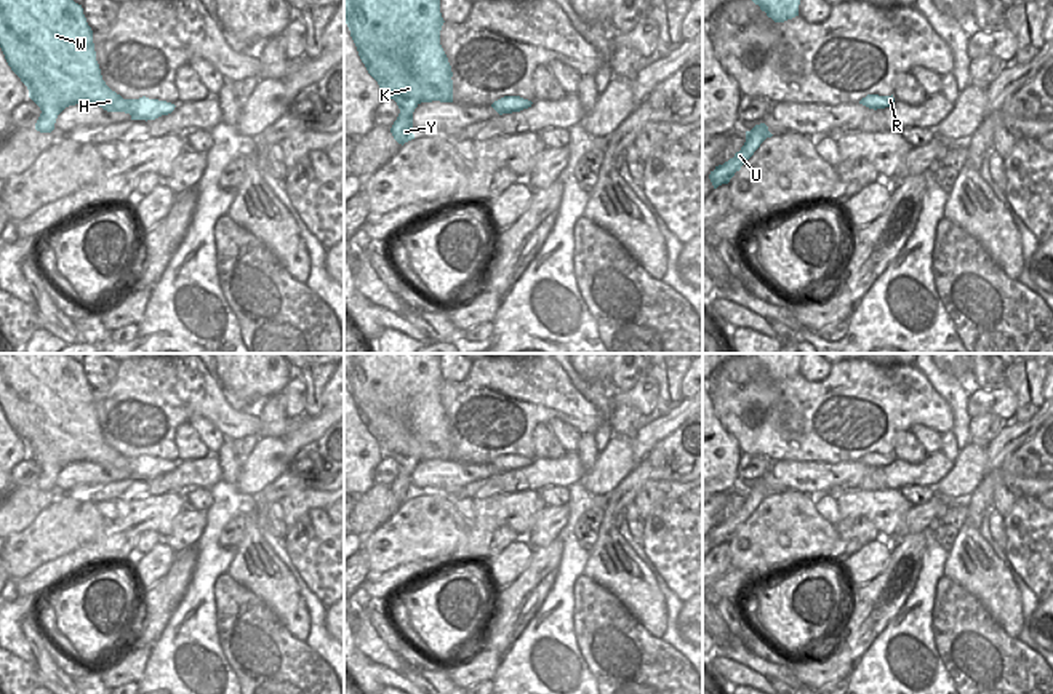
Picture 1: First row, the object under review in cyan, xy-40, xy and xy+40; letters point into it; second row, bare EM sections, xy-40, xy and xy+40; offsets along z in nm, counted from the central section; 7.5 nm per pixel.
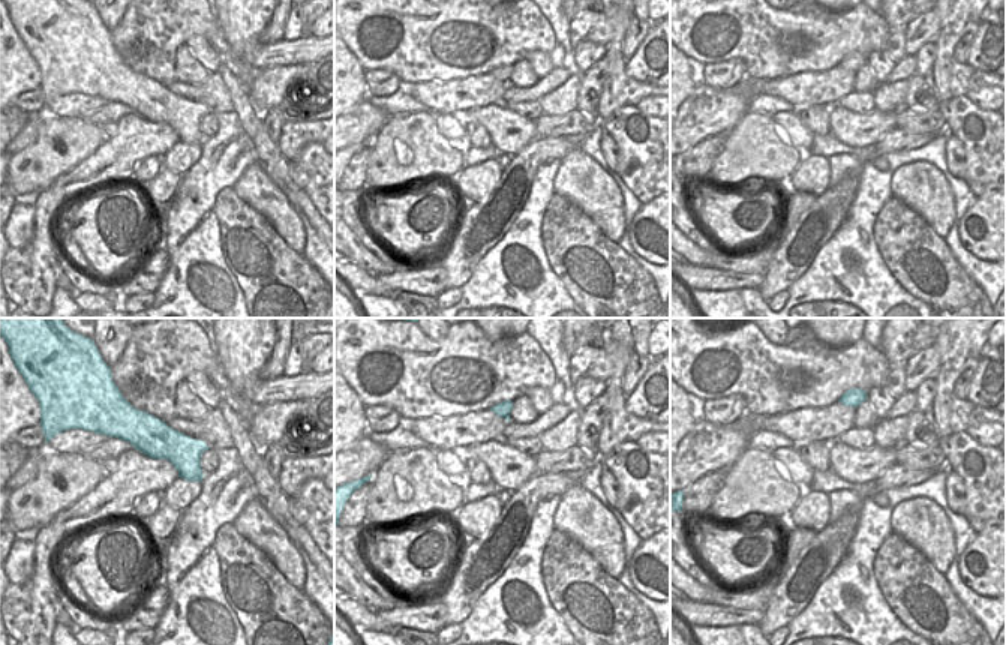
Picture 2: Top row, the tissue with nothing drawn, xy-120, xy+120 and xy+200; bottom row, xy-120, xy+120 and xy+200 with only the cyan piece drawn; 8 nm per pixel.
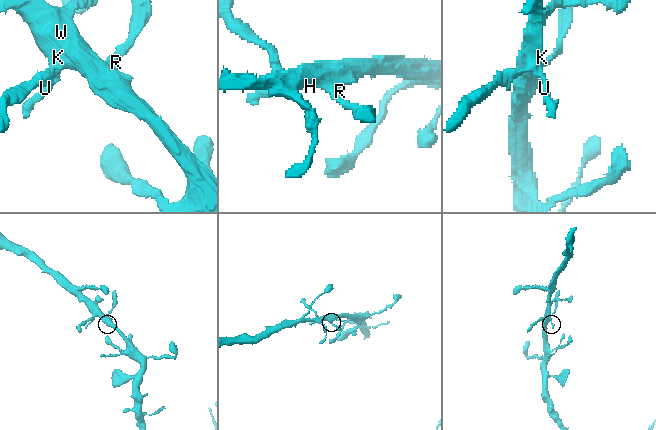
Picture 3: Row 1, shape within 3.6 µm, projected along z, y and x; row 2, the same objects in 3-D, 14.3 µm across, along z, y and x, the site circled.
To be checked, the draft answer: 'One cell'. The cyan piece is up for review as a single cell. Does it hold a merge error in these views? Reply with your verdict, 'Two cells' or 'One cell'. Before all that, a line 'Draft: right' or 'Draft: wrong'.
Draft: right
One cell.

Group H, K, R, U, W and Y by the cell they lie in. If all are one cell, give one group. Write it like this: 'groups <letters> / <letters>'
groups H K R U W Y

